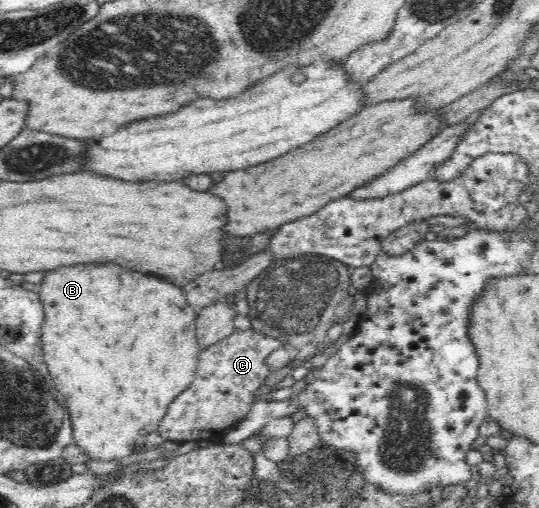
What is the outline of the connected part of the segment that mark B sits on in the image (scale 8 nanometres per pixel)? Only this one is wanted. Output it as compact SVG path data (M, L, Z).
M89 264L89 266L75 266L75 268L73 266L57 268L47 278L44 277L36 289L45 313L45 322L41 326L44 361L47 363L48 371L53 377L57 389L65 398L73 426L74 444L79 446L83 454L89 456L91 461L124 460L124 458L136 454L139 448L145 447L147 435L157 432L173 400L182 394L182 391L187 390L195 380L201 351L195 326L197 308L186 301L185 295L177 286L173 286L165 280L159 280L159 278L147 278L145 274L121 268L117 264Z

